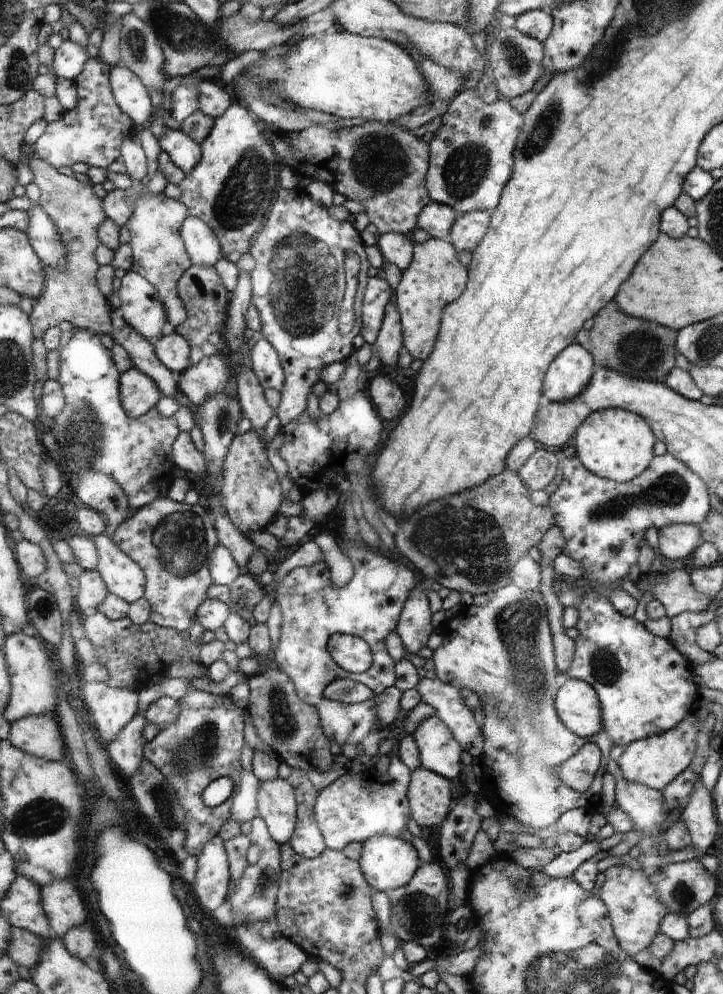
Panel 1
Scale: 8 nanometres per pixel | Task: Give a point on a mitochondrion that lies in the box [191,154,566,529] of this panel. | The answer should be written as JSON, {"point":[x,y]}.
{"point":[306,285]}

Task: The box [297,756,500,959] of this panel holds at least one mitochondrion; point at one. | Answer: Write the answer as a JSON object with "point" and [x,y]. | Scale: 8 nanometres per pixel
{"point":[415,912]}

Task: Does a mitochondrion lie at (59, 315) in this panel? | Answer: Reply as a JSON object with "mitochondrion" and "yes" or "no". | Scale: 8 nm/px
{"mitochondrion":"no"}

